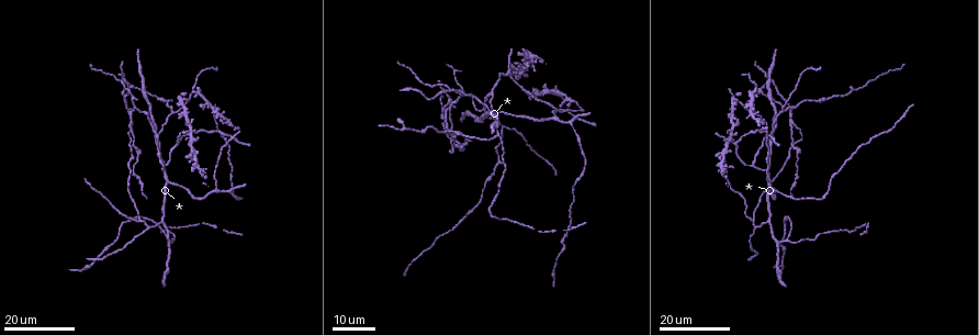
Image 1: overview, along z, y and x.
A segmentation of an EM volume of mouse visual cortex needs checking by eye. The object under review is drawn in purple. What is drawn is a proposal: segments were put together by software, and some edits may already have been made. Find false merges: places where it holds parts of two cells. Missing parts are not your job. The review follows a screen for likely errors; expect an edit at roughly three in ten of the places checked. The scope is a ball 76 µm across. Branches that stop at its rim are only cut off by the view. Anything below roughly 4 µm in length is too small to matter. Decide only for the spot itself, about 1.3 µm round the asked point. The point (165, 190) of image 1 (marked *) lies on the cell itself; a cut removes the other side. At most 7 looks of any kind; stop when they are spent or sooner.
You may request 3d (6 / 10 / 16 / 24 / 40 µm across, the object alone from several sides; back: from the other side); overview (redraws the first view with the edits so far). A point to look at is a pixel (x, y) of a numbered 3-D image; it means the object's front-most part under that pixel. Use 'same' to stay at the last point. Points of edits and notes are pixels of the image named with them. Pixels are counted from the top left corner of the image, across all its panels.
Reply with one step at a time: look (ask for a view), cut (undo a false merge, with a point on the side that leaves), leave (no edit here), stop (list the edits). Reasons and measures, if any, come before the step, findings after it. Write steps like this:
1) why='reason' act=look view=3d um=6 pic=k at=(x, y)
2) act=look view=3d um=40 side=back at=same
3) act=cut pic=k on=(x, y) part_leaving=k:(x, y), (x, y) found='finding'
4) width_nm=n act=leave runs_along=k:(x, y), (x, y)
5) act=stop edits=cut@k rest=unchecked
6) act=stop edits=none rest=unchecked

why='two arms in line, one across' act=look view=3d um=16 pic=1 at=(789, 121)

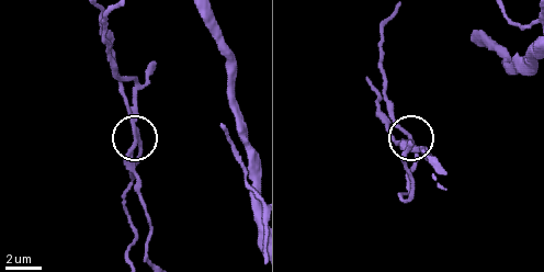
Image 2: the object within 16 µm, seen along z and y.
why='closer look' act=look view=3d um=10 pic=2 at=(134, 141)

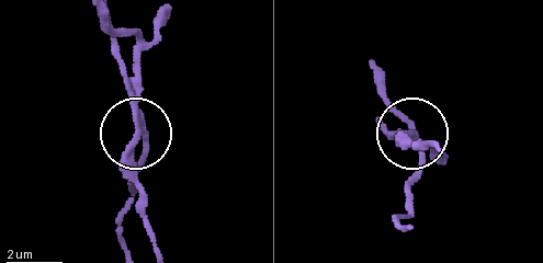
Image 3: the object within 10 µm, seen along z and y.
width_nm=210 act=cut pic=3 on=(133, 152) part_leaving=3:(135, 114), (142, 218), (156, 253) found='a second cell is stuck on'

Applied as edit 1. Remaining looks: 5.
act=look view=overview

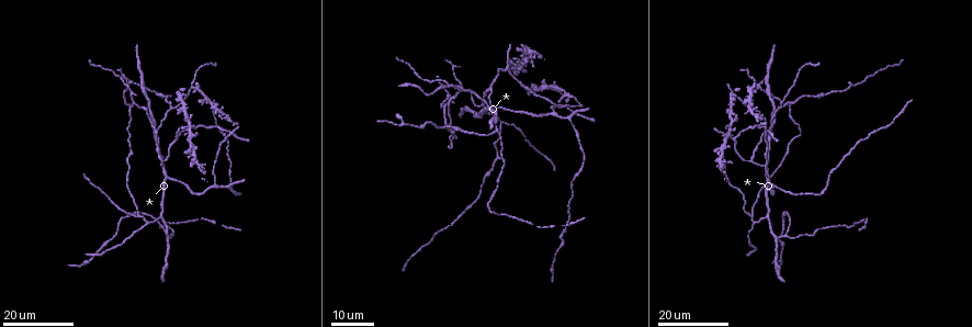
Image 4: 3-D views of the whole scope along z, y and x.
why='four arms meet' act=look view=3d um=16 pic=4 at=(759, 83)

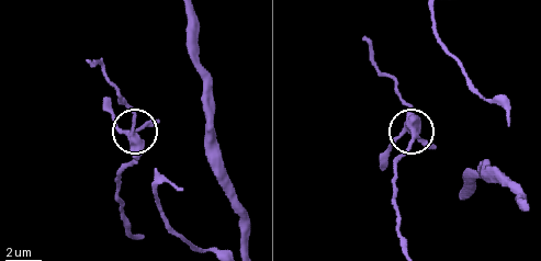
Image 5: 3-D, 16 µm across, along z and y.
act=look view=3d um=10 pic=5 at=(131, 134)

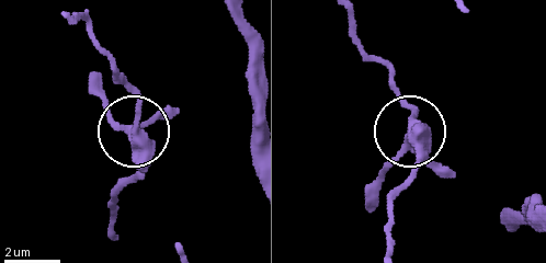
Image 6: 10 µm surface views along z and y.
arms=4 act=leave found='all the same cell'

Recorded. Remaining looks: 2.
why='thick turns thin' act=look view=3d um=24 pic=4 at=(140, 108)

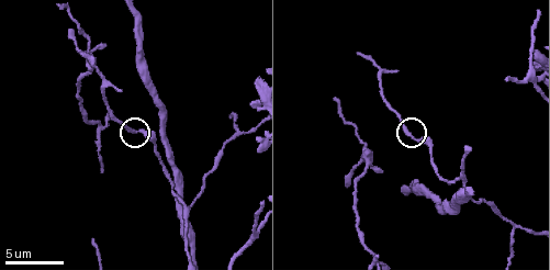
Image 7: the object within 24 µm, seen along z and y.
why='zoom in' act=look view=3d um=10 pic=7 at=(413, 134)

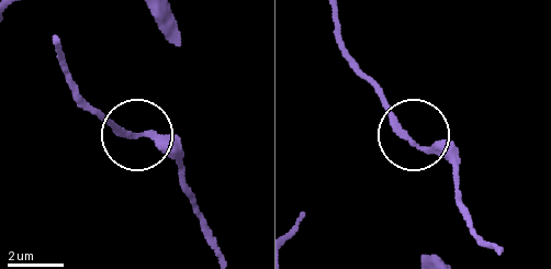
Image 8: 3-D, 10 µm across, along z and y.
width_nm=220 act=leave found='continuous, no second cell'

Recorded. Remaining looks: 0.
act=stop edits=cut@3 rest=unchecked

